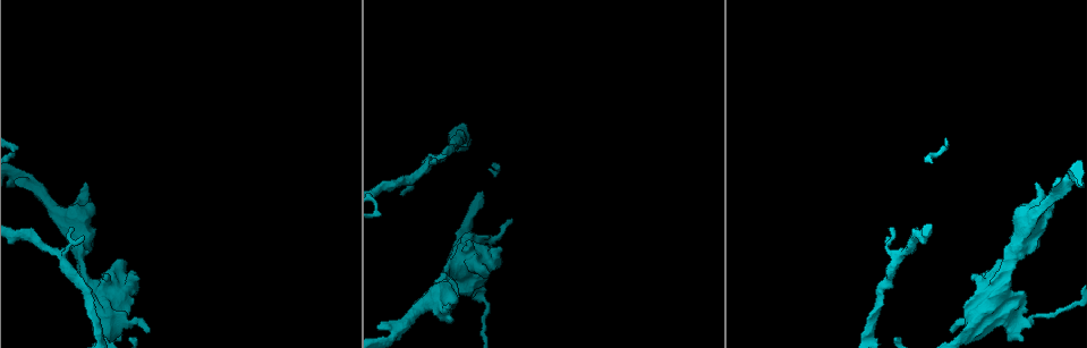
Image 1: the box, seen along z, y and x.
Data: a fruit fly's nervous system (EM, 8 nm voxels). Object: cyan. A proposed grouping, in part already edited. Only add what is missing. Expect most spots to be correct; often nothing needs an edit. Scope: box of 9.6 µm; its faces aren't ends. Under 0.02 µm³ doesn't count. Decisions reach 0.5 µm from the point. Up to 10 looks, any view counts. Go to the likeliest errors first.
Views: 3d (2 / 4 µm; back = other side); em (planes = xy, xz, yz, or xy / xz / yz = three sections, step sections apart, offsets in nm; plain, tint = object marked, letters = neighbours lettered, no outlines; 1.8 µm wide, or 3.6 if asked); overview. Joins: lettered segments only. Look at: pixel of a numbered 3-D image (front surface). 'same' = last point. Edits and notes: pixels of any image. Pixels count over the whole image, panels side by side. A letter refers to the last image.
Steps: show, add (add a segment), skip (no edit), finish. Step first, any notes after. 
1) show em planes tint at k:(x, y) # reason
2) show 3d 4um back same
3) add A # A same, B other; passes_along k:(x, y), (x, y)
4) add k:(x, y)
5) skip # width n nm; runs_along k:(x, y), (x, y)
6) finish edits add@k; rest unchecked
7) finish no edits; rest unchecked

show 3d 2um at 1:(72, 227) # thin end

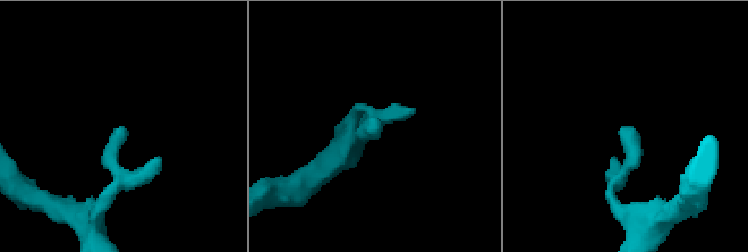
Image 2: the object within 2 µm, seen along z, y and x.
show em planes letters at 2:(125, 128) # need the tissue

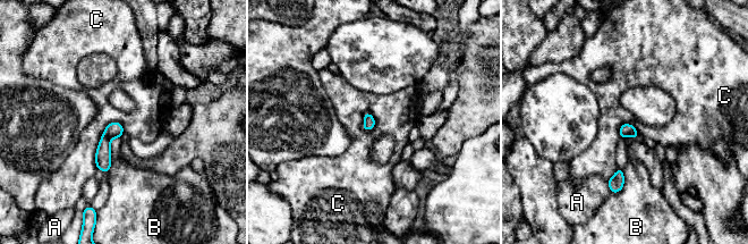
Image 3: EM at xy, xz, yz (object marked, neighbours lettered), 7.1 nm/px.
skip # A other, B other, C other; runs_along 3:(117, 125), (104, 142), (99, 166); no lettered segment goes on from it

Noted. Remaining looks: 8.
show 3d 4um at 1:(81, 268) # a narrow waist

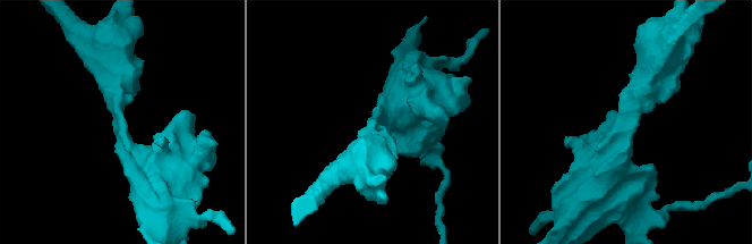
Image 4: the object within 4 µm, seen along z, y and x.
show em planes letters at 4:(629, 125) # arm_widths 480, 600 nm; shape alone is not enough

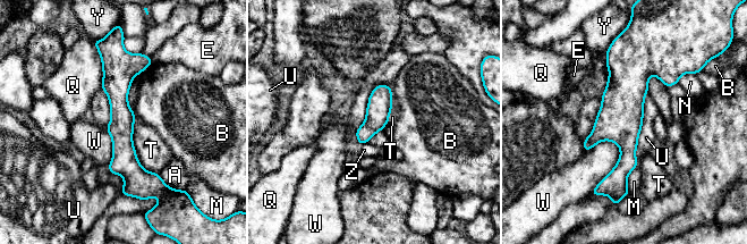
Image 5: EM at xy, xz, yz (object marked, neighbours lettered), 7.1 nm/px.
skip # longest_contact U 550 nm; A other, B other, E other, M other, N other, Q other, T other, U other, W other, Y other, Z other; border 5:(647, 91), (636, 149), (636, 166); none of them fits

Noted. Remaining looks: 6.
show em planes letters at 1:(1024, 339)

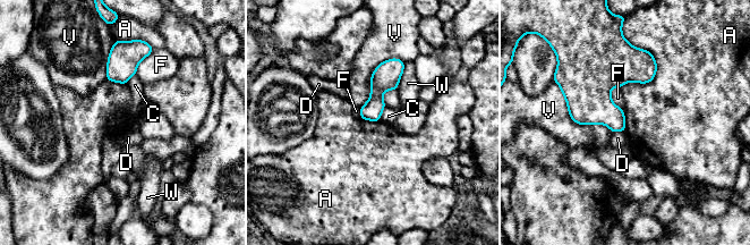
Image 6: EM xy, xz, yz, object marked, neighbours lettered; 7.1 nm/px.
skip # A other, C other, D other, F other, V other, W other; border 6:(649, 50), (656, 75), (620, 86); no lettered segment goes on from it

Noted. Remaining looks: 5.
show em xy step 8 tint at 1:(84, 185) # an open end

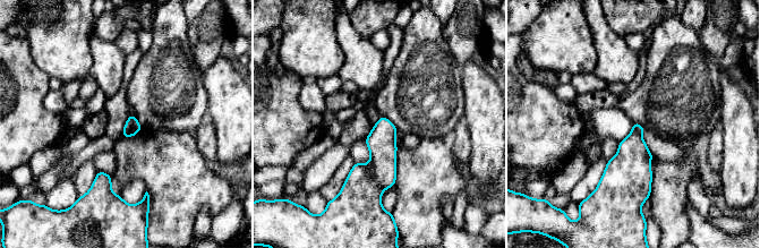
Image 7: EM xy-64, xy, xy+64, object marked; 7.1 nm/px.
show em planes letters same

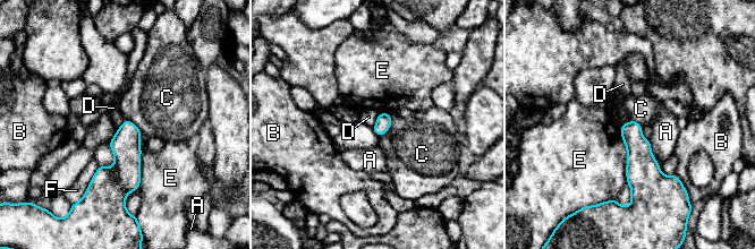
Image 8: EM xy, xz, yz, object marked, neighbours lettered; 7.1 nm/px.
skip # A other, B other, C other, D other, E other, F other; border 8:(380, 113), (373, 128); none of them fits

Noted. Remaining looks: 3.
finish no edits; rest unchecked

